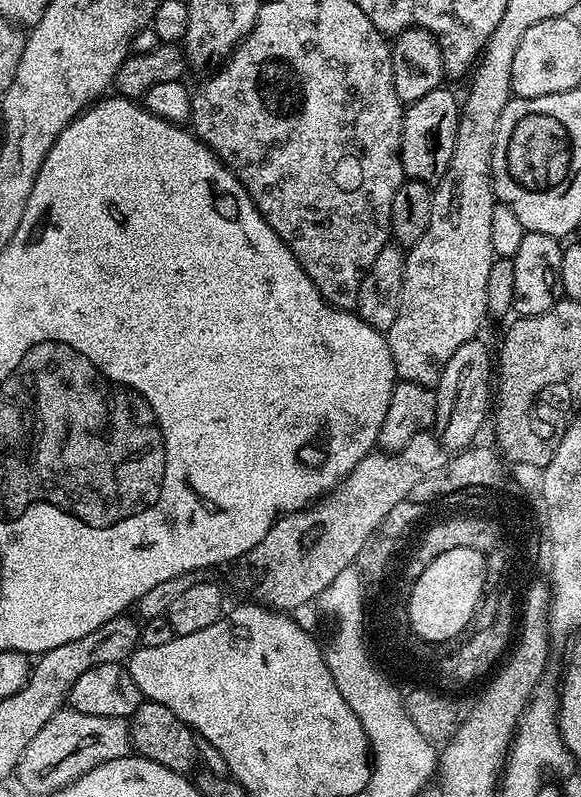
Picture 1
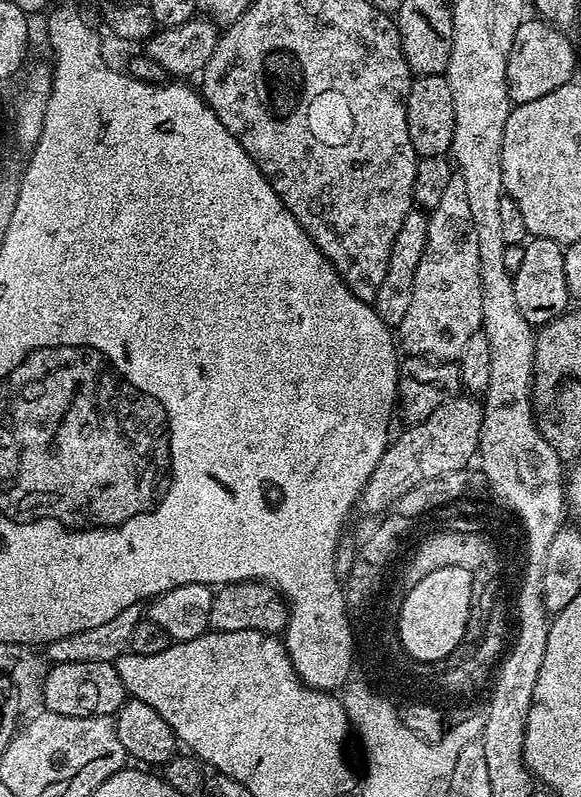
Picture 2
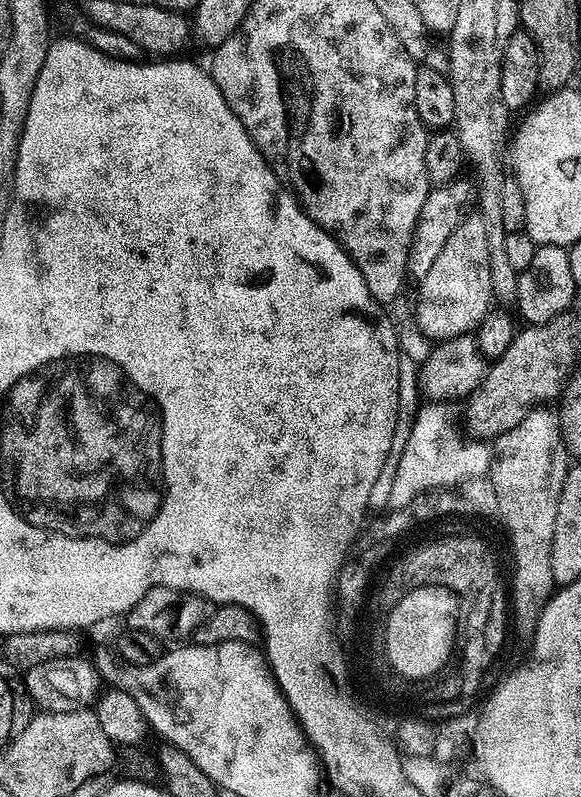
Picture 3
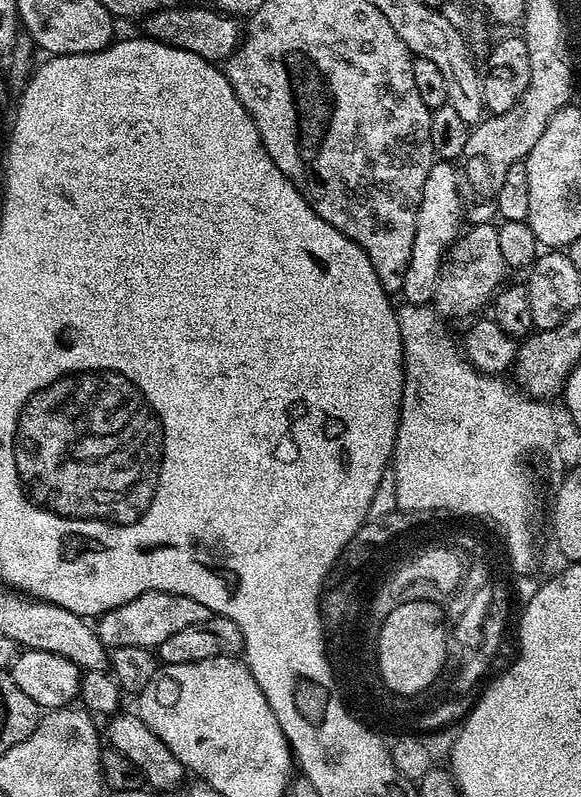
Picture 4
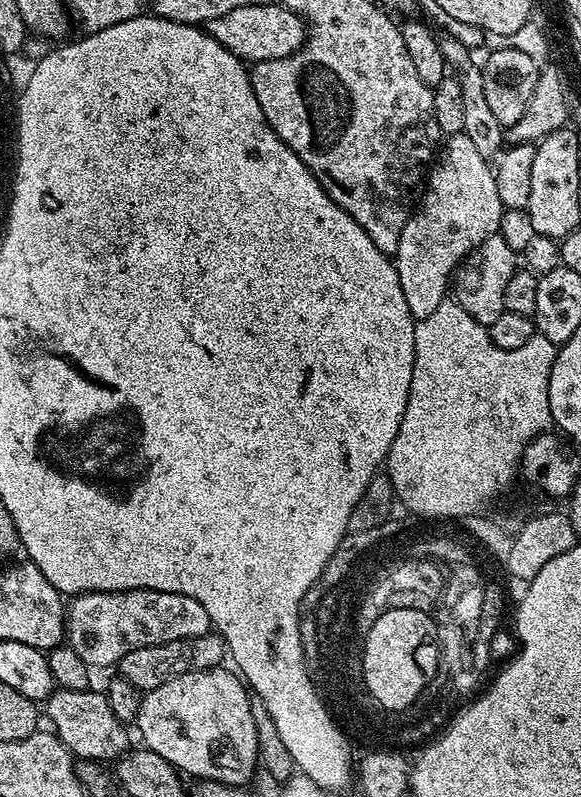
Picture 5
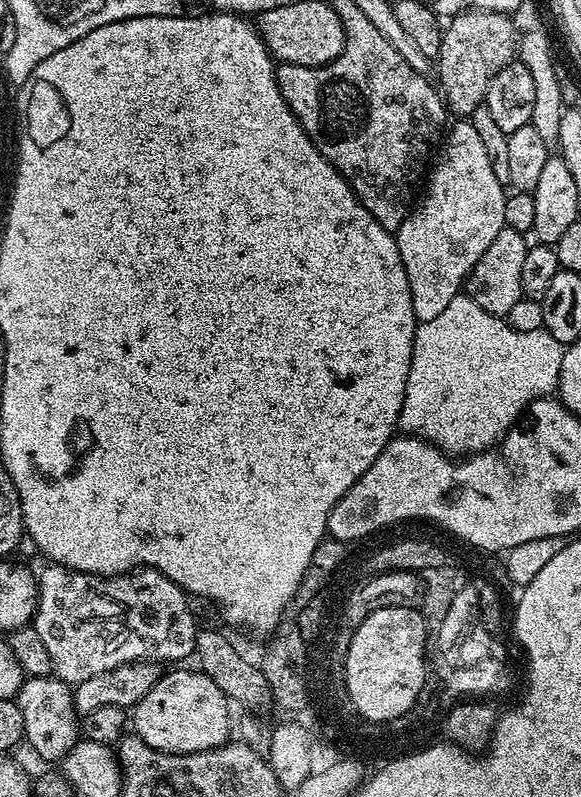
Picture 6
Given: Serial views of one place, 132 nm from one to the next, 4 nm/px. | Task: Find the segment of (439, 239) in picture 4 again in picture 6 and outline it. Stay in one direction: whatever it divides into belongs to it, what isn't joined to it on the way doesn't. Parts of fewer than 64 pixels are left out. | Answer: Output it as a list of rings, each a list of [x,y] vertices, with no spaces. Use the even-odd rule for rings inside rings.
[[[460,118],[455,123],[453,128],[451,125],[447,129],[438,159],[427,177],[428,193],[425,194],[424,201],[420,205],[417,203],[409,211],[408,217],[394,234],[398,254],[402,258],[402,266],[410,282],[414,314],[419,322],[430,322],[430,318],[442,314],[442,310],[450,306],[452,299],[461,295],[478,258],[486,254],[486,246],[490,246],[490,242],[494,242],[494,238],[498,238],[498,234],[506,227],[506,188],[494,175],[494,169],[490,166],[490,154],[486,154],[486,146],[482,146],[482,137],[478,130],[474,130],[471,119]]]

